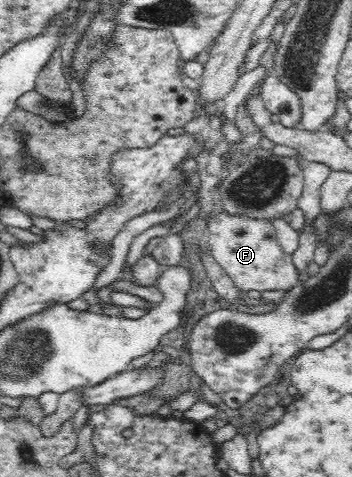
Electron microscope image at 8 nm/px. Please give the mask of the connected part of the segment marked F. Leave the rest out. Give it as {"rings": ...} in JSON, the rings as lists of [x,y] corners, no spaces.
{"rings":[[[218,214],[213,219],[209,218],[204,243],[208,246],[209,255],[244,294],[251,290],[260,293],[281,290],[287,295],[294,286],[303,283],[292,255],[286,253],[277,242],[276,229],[271,220]]]}

